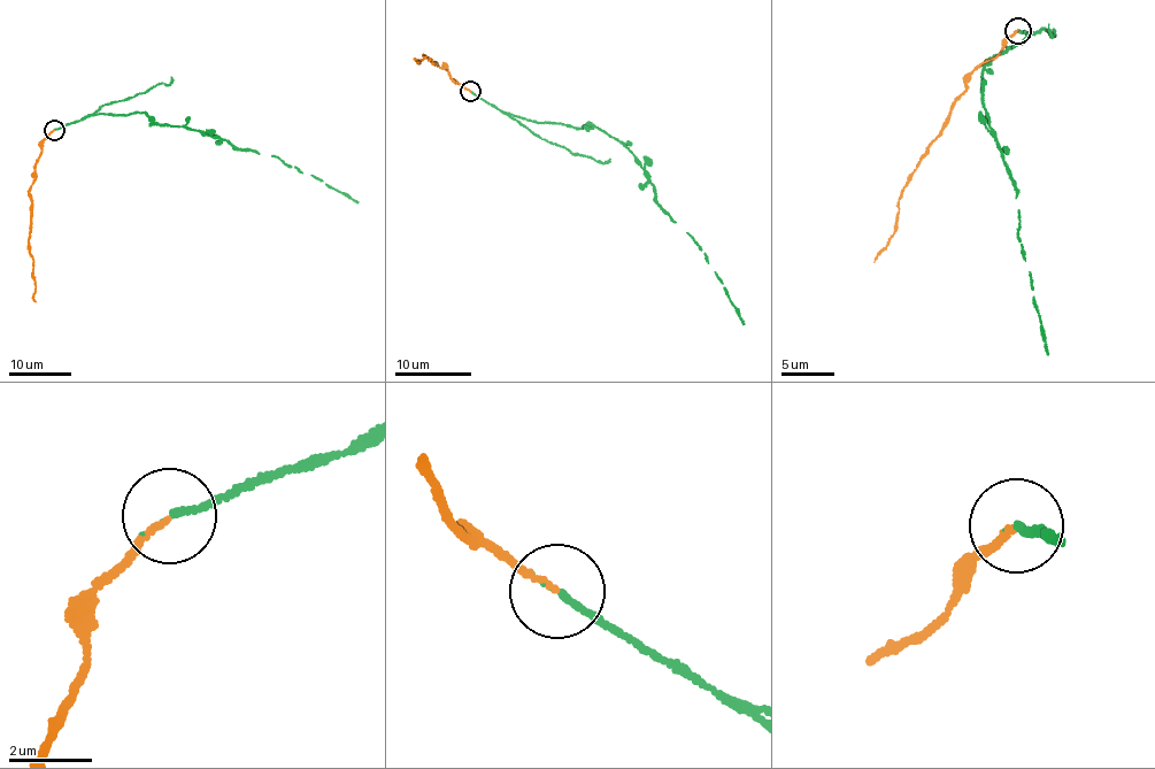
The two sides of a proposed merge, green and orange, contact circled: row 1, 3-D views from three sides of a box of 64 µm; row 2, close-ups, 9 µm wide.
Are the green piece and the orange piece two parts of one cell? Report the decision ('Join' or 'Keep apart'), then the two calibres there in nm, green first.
Keep apart. Thickness 160 nm (green) against 130 nm

